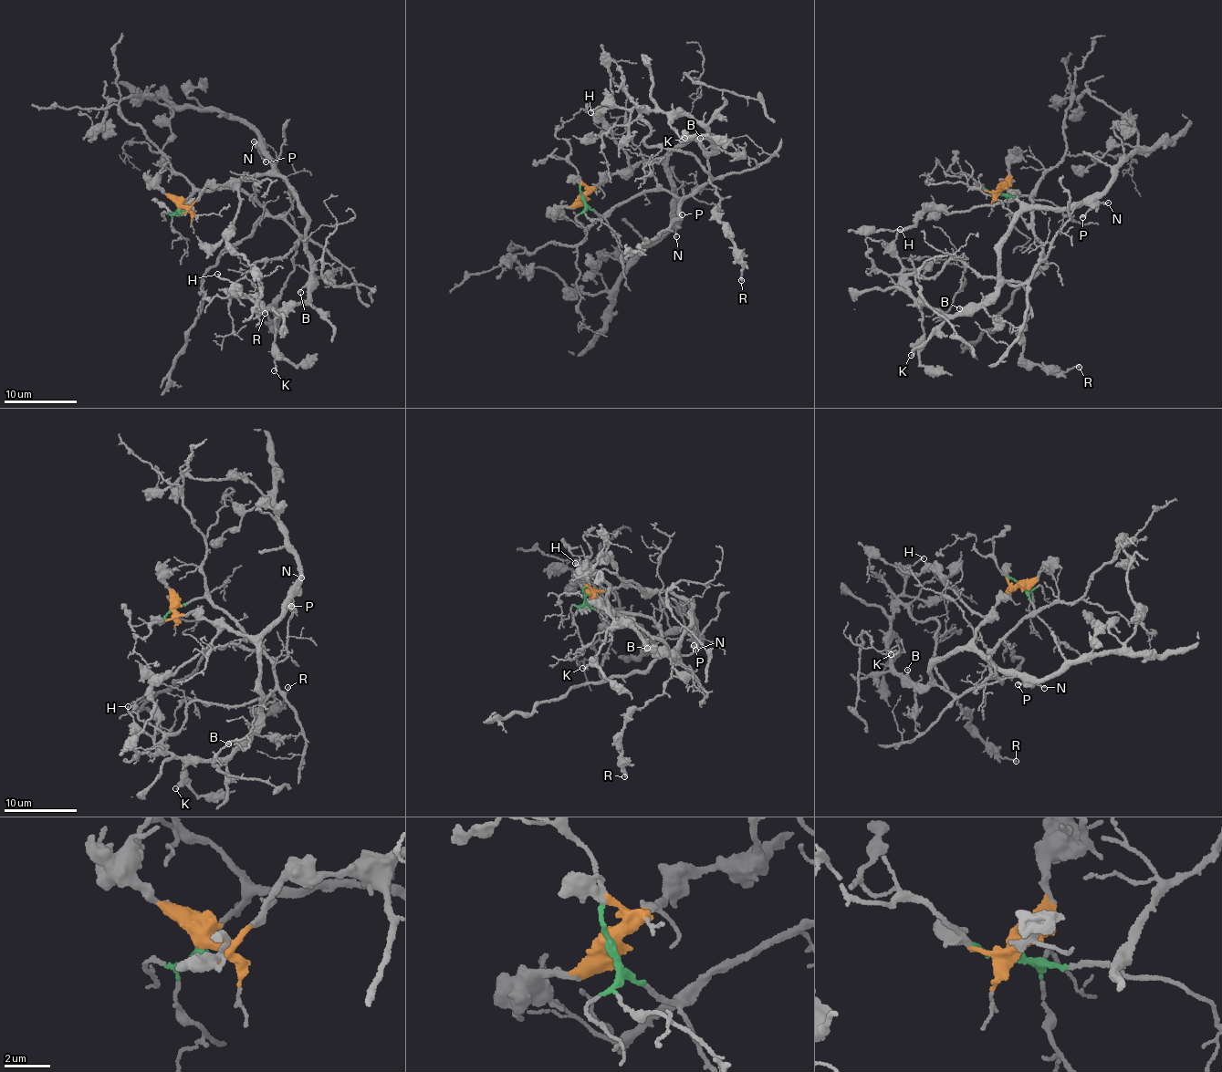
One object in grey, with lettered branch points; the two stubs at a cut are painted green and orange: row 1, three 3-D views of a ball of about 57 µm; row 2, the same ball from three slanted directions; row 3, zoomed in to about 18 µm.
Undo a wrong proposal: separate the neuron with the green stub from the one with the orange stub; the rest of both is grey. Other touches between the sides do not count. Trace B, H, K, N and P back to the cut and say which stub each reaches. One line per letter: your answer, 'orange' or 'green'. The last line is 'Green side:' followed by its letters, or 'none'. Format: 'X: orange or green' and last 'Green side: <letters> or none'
B: orange
H: orange
K: orange
N: orange
P: orange
Green side: none

